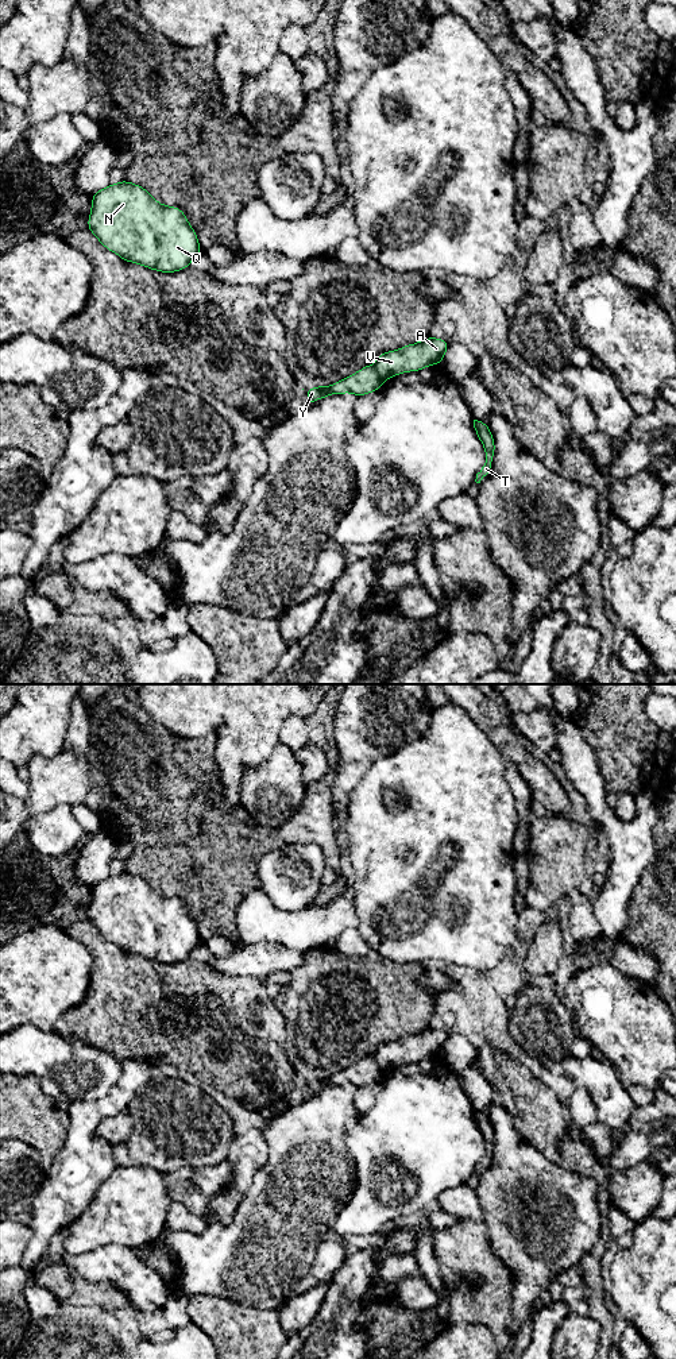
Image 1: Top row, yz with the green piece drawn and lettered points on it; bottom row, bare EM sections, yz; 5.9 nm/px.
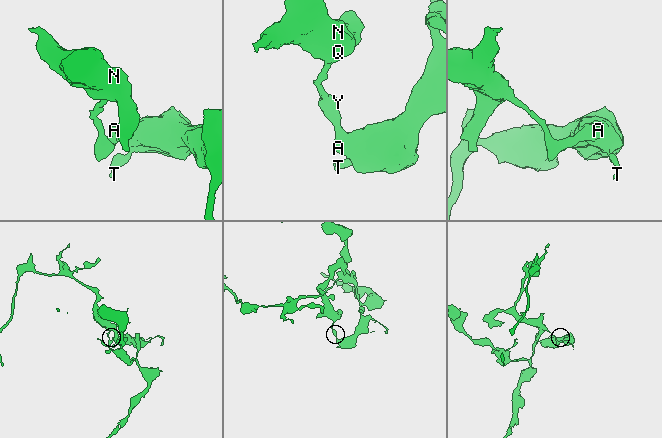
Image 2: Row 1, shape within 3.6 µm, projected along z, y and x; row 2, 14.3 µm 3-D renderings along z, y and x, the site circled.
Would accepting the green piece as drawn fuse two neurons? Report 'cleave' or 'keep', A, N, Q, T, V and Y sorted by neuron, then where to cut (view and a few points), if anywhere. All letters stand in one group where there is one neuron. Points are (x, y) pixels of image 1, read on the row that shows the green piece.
cleave | A T V / N Q Y | yz (371, 365), (382, 382)

